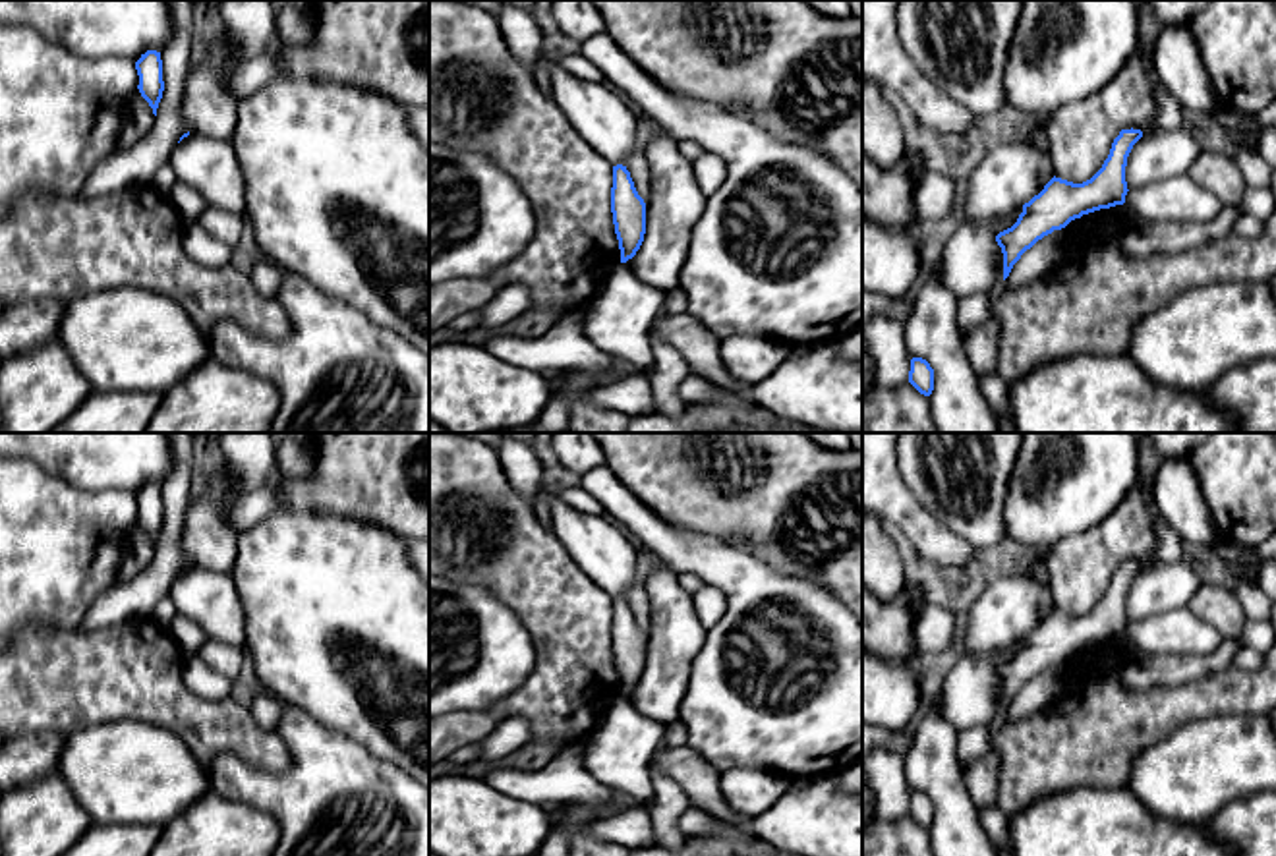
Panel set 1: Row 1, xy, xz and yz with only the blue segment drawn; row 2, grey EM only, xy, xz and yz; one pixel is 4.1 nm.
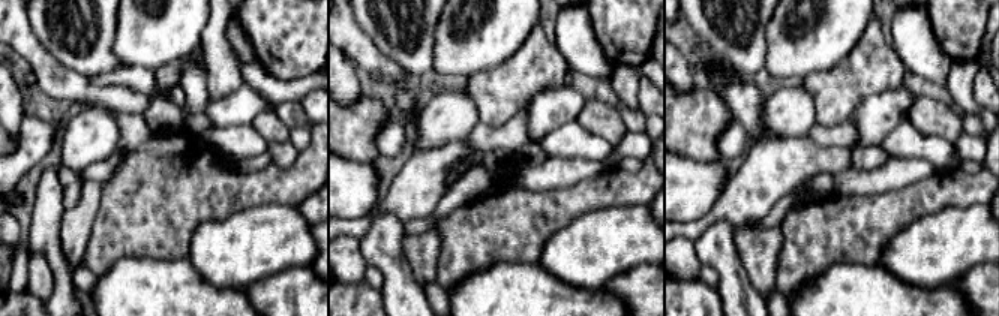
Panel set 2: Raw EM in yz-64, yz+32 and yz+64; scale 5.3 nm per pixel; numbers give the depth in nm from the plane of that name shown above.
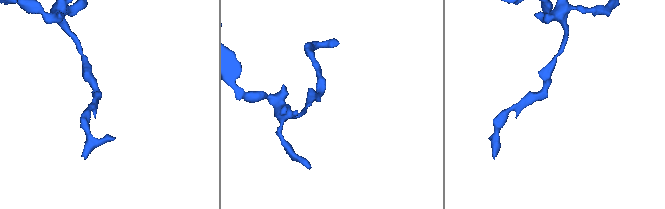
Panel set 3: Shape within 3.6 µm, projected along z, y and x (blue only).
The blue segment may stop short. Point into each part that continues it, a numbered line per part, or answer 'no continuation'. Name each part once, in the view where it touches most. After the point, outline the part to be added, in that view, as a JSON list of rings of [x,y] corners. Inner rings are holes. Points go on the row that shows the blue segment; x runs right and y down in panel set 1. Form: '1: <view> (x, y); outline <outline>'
no continuation

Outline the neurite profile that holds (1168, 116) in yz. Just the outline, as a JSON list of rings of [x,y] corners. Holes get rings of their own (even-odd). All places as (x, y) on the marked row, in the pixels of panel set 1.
[[[1154,66],[1145,68],[1146,77],[1156,93],[1158,99],[1158,110],[1156,116],[1148,128],[1148,131],[1175,131],[1183,126],[1183,108],[1174,99],[1174,95],[1162,85]]]

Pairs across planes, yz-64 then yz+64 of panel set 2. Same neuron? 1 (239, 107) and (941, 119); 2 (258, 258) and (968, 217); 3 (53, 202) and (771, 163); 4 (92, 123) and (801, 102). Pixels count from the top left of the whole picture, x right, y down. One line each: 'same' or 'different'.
1: different
2: same
3: different
4: same

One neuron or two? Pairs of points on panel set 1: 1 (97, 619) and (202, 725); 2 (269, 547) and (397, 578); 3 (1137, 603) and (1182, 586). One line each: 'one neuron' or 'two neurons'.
1: two neurons
2: one neuron
3: one neuron

